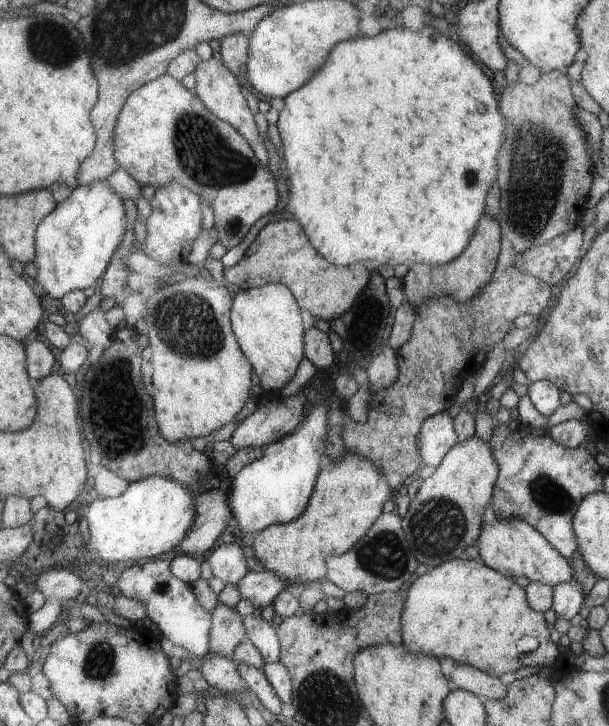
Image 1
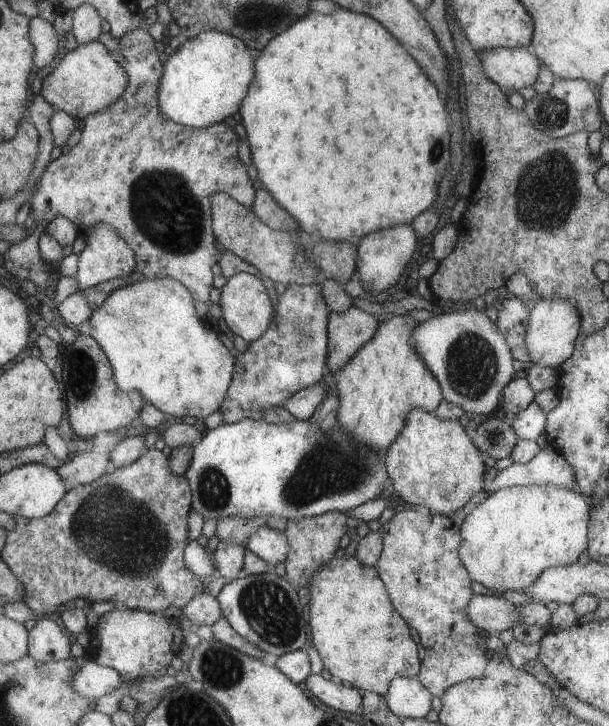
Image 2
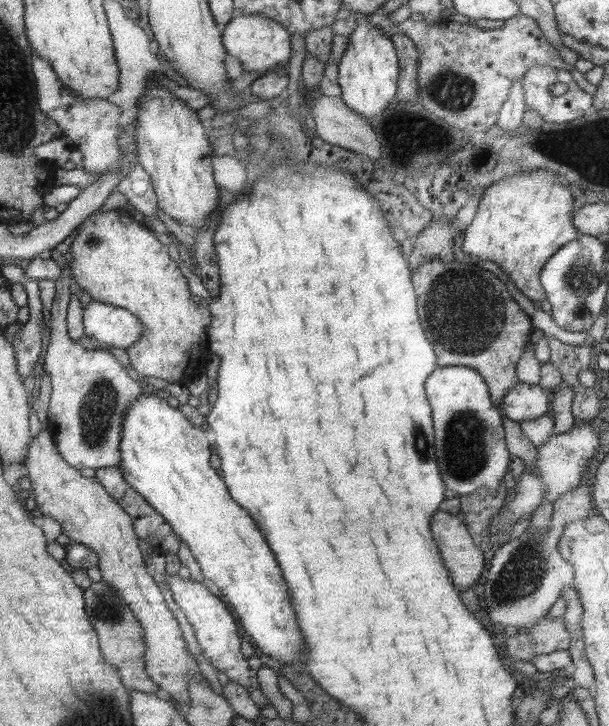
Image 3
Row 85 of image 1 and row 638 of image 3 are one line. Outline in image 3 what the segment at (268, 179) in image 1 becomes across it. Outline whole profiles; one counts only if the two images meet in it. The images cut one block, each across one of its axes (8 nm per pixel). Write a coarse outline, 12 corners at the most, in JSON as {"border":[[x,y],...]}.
{"border":[[41,428],[22,467],[42,515],[97,554],[181,707],[205,682],[143,566],[130,516]]}

